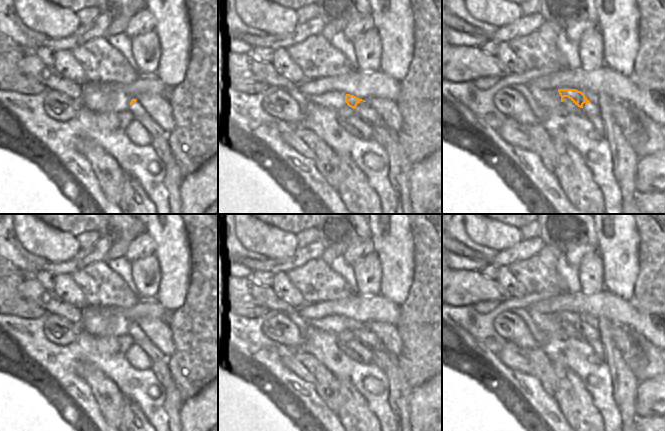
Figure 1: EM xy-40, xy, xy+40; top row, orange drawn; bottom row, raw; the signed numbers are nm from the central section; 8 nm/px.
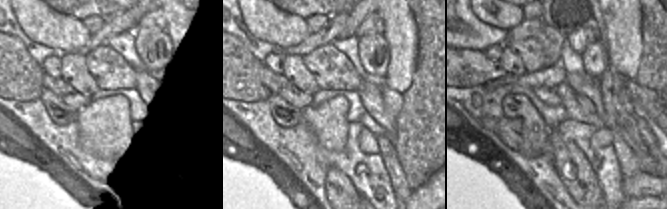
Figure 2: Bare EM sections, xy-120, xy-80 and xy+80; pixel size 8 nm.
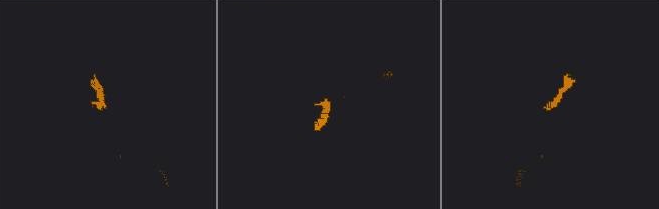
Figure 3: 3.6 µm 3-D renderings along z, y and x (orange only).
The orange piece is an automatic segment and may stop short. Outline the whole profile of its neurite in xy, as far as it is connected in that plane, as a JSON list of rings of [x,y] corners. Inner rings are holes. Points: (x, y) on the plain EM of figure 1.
[[[346,318],[345,320],[345,326],[347,327],[347,329],[353,333],[356,332],[357,328],[360,326],[360,325],[363,325],[363,326],[366,326],[362,323],[359,323],[357,322],[356,320],[354,319],[350,319],[350,318]]]

